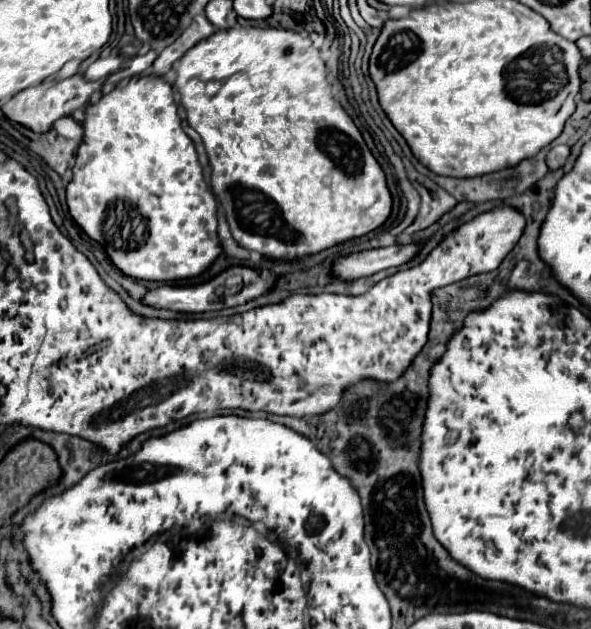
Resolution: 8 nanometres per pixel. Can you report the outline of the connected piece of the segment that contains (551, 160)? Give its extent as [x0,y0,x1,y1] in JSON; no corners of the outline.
[546,145,570,170]

